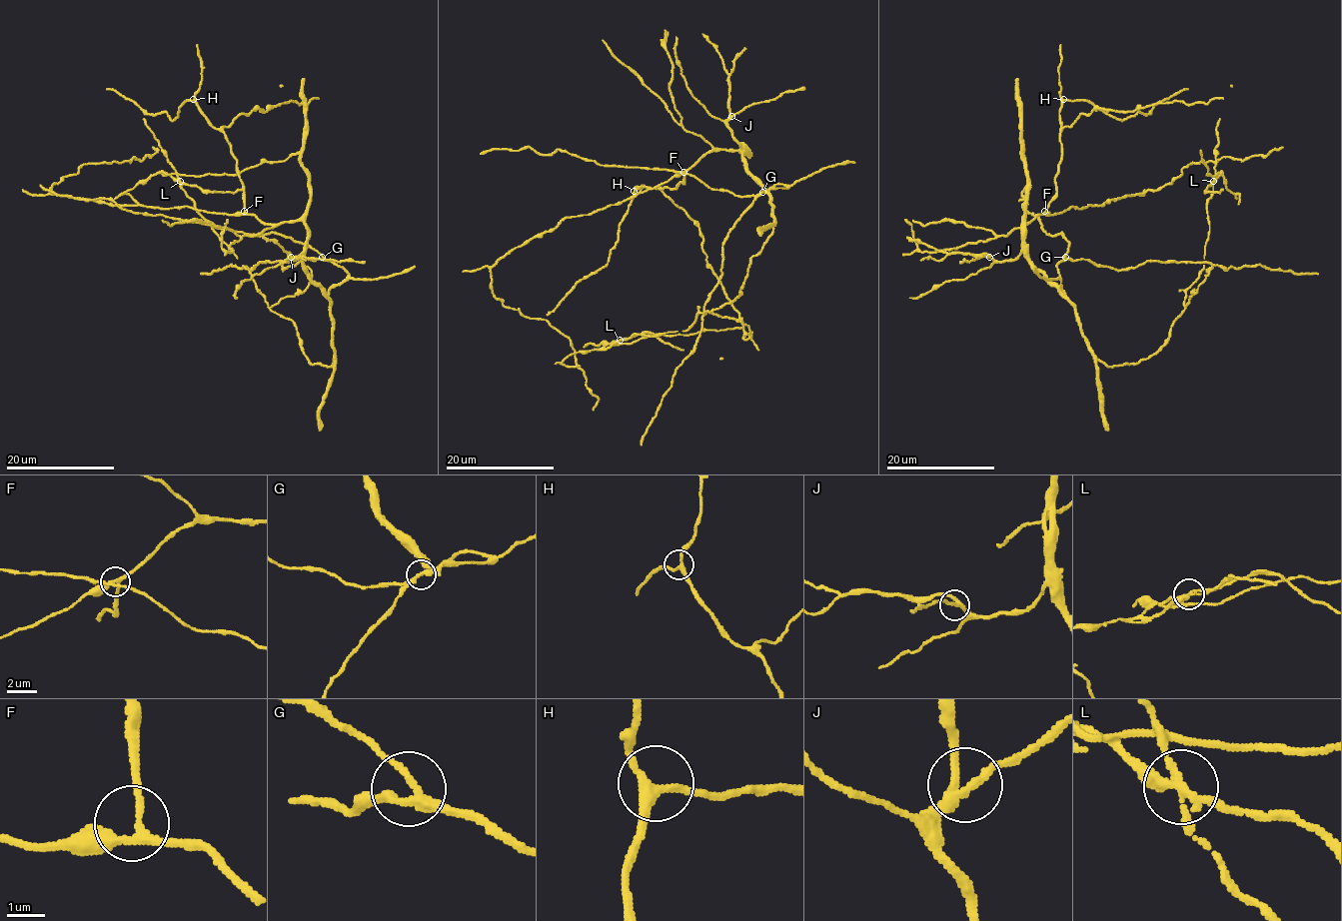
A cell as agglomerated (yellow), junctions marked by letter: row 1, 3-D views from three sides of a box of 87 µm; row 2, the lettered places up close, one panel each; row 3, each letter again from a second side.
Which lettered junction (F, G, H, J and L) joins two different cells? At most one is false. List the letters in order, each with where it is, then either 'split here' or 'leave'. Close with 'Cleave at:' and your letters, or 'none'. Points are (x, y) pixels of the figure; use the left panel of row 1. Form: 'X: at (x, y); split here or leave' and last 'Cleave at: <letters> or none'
F: at (244, 211); leave
G: at (322, 257); leave
H: at (193, 99); leave
J: at (291, 257); leave
L: at (180, 181); split here
Cleave at: L

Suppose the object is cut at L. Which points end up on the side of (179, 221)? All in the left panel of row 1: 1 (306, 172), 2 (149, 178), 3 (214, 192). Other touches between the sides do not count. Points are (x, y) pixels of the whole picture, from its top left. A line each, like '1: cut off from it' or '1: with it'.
1: with it
2: cut off from it
3: cut off from it

